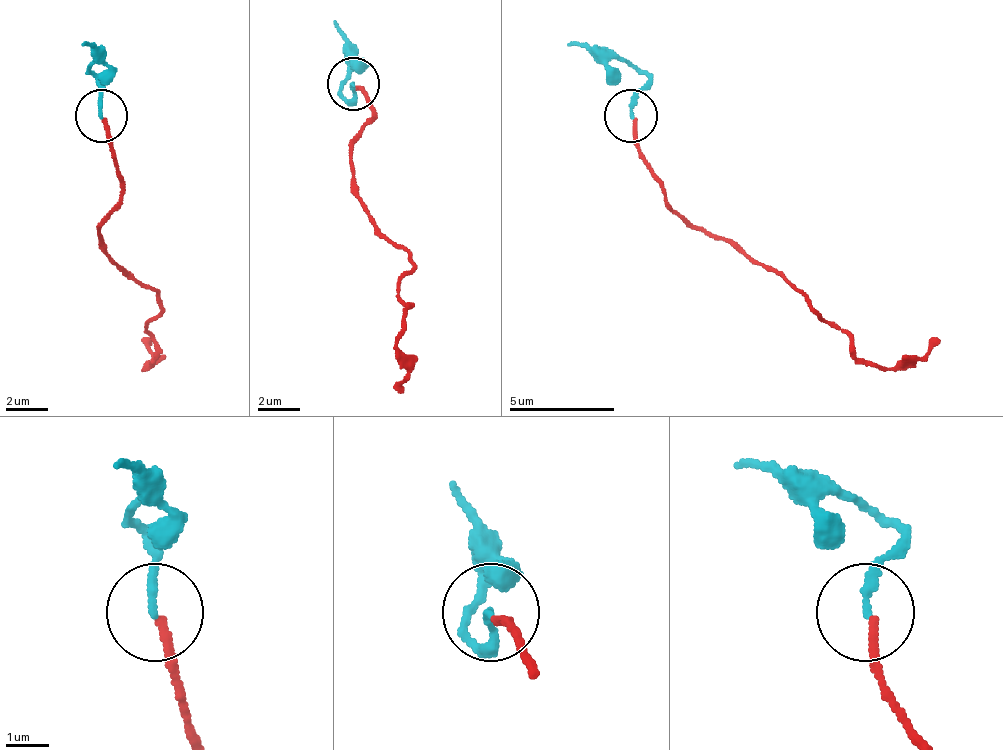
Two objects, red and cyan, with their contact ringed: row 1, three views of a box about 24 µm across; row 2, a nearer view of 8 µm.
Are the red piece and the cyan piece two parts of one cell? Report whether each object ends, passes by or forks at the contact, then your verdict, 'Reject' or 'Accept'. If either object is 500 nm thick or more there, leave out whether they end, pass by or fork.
At the ring red ends. At the ring cyan ends. Accept

